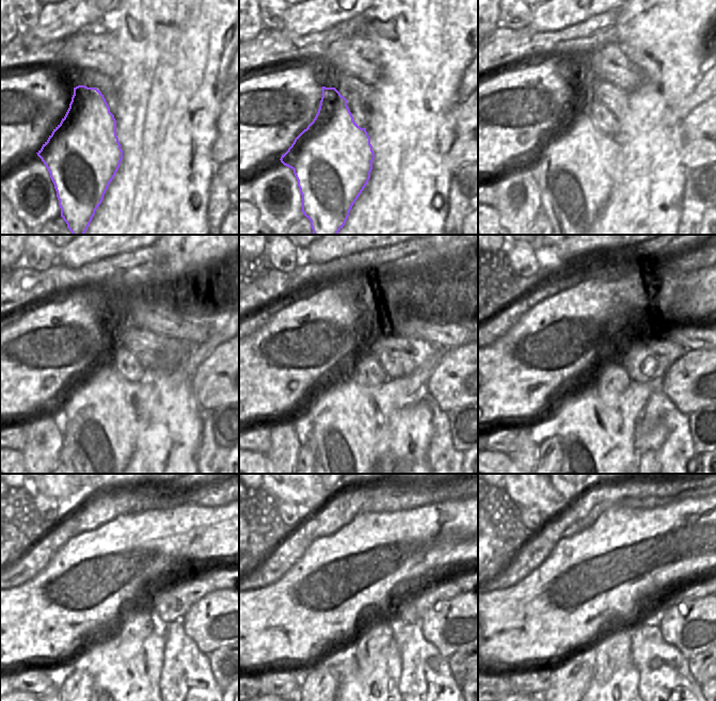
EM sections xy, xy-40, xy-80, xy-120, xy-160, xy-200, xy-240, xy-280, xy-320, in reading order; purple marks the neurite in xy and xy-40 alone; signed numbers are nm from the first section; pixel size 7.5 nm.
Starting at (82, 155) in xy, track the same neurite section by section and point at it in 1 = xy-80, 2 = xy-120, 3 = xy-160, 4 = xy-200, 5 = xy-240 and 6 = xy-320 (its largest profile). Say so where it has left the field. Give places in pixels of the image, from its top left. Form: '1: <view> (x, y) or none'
1: xy-80 (576, 169)
2: xy-120 (105, 411)
3: xy-160 (350, 421)
4: xy-200 (598, 440)
5: xy-240 (124, 690)
6: xy-320 (622, 690)

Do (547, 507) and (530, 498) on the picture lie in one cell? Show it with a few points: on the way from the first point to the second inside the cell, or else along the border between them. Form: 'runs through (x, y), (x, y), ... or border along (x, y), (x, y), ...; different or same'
runs through (543, 503), (539, 498), (535, 498); same

